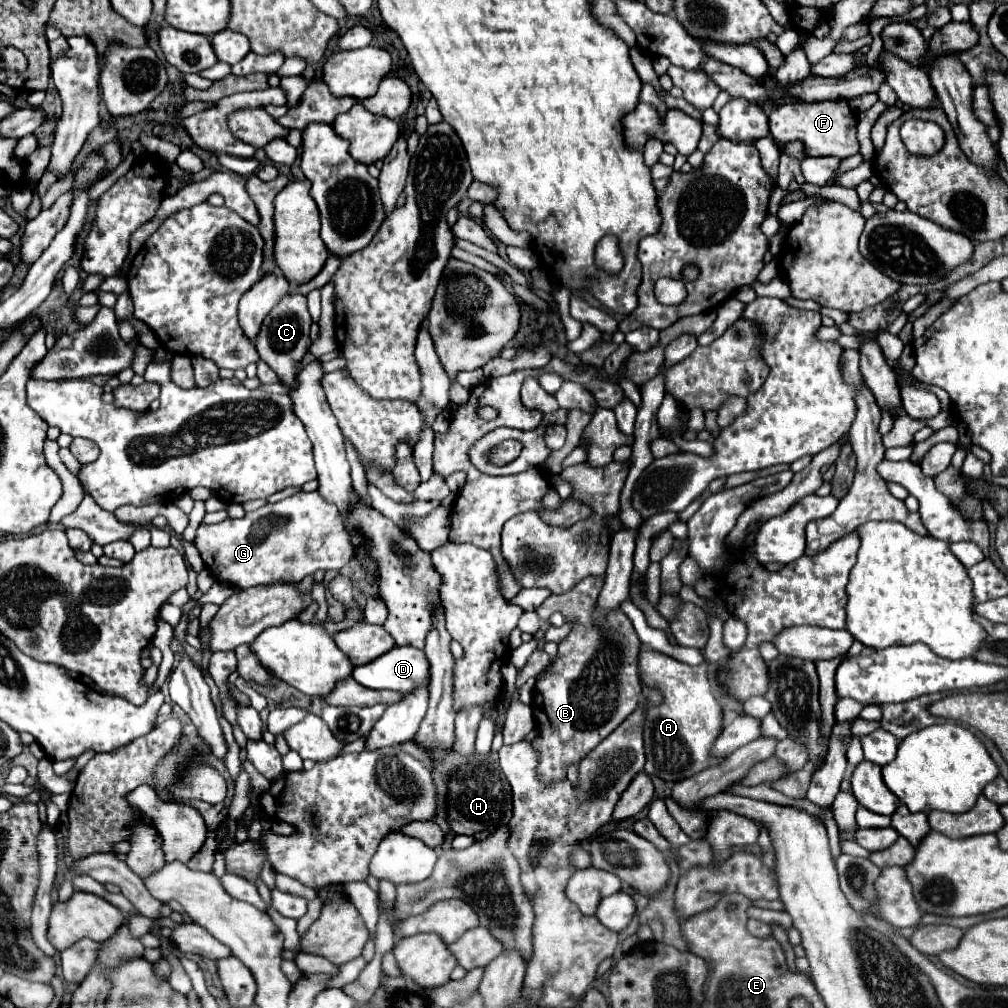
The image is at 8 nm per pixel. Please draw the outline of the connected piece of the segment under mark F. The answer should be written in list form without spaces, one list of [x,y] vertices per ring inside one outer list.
[[[845,99],[821,103],[783,103],[781,107],[773,107],[769,111],[769,131],[779,151],[789,141],[801,141],[805,155],[809,157],[835,156],[845,159],[859,153],[859,141],[855,137],[857,119]]]

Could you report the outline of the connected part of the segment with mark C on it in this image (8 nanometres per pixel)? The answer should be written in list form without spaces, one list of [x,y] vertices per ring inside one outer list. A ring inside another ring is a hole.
[[[287,295],[281,299],[281,303],[267,315],[261,333],[255,341],[259,357],[279,375],[279,381],[289,389],[297,387],[297,371],[299,363],[309,351],[311,339],[309,339],[309,327],[311,327],[311,315],[307,311],[307,299],[303,295]]]

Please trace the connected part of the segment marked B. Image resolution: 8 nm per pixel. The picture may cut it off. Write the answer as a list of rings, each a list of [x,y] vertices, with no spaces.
[[[585,577],[571,591],[551,595],[536,610],[542,621],[558,611],[567,621],[575,621],[573,631],[559,643],[559,657],[549,667],[547,675],[537,681],[533,695],[533,715],[537,723],[537,737],[533,747],[541,753],[541,779],[557,781],[567,777],[567,765],[579,763],[591,749],[595,749],[611,731],[619,727],[641,701],[641,679],[637,671],[637,655],[641,641],[625,613],[613,611],[601,627],[595,629],[591,611],[603,587],[603,577]]]

